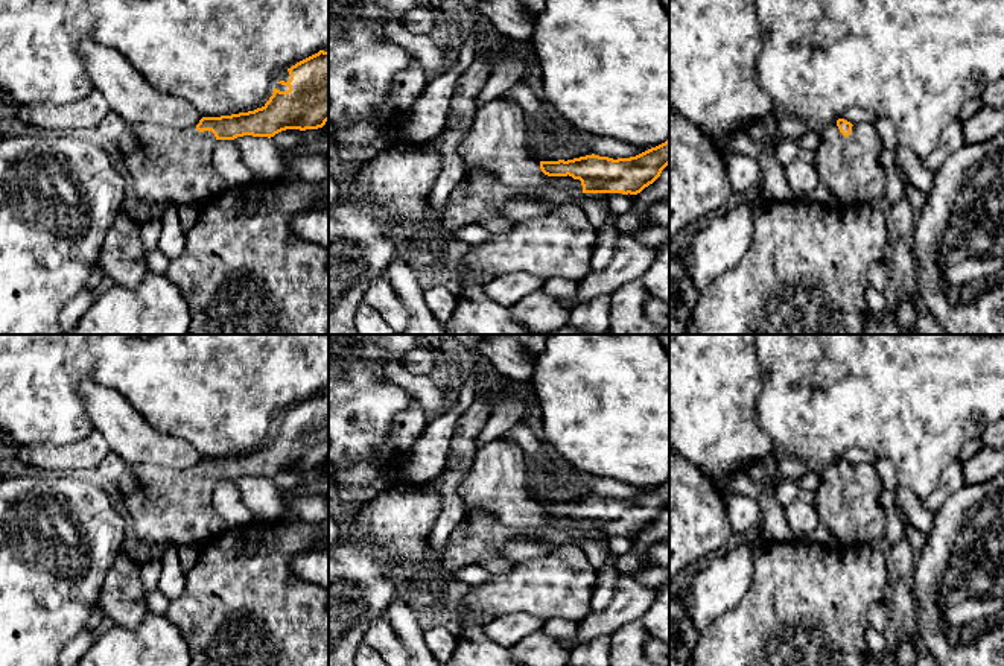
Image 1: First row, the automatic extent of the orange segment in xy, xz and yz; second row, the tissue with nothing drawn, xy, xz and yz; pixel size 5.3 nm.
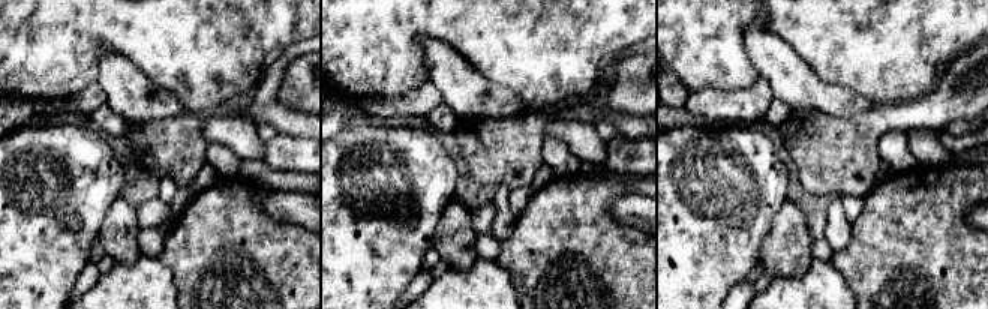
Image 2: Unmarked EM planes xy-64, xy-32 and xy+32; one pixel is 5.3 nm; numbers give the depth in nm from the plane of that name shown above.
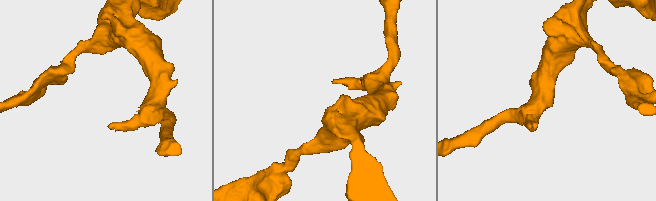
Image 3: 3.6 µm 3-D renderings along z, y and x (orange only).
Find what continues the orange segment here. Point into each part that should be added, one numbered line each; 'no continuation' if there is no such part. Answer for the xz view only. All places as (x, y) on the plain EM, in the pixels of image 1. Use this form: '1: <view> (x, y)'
1: xz (568, 522)

